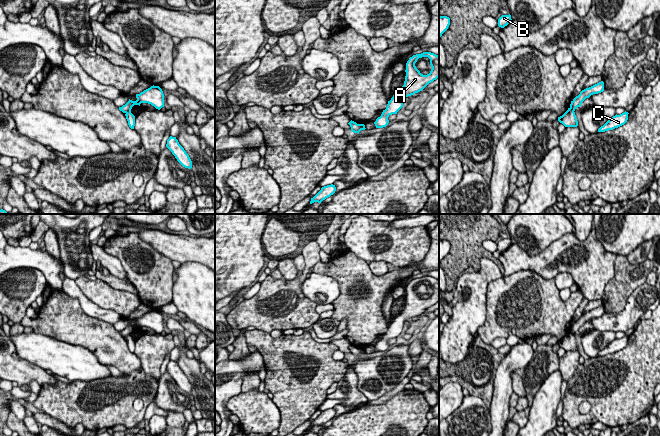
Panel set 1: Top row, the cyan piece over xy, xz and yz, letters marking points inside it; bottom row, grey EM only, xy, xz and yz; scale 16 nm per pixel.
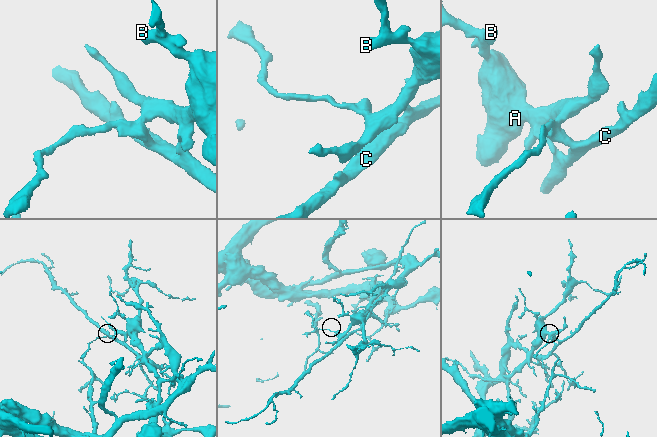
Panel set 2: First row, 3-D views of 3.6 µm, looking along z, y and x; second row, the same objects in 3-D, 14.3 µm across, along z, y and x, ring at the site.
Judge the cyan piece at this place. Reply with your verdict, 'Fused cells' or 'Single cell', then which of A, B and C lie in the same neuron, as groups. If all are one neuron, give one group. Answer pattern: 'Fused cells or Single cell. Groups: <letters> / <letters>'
Fused cells. Groups: A B / C

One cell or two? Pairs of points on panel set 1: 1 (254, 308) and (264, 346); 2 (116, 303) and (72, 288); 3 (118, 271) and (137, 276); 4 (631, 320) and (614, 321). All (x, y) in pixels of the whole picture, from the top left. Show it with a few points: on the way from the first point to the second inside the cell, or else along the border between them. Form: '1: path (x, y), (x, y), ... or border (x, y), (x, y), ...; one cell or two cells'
1: border (256, 328), (269, 333); two cells
2: border (74, 280), (80, 290), (100, 306); two cells
3: border (111, 254), (119, 260), (130, 282); two cells
4: path (627, 320), (618, 321); one cell

